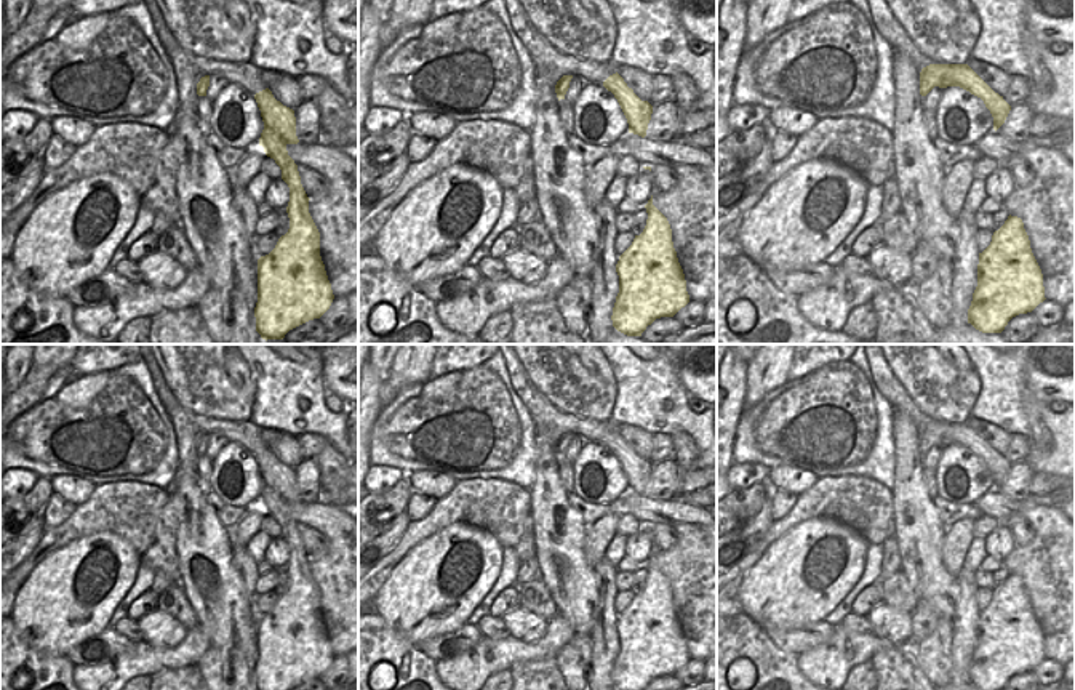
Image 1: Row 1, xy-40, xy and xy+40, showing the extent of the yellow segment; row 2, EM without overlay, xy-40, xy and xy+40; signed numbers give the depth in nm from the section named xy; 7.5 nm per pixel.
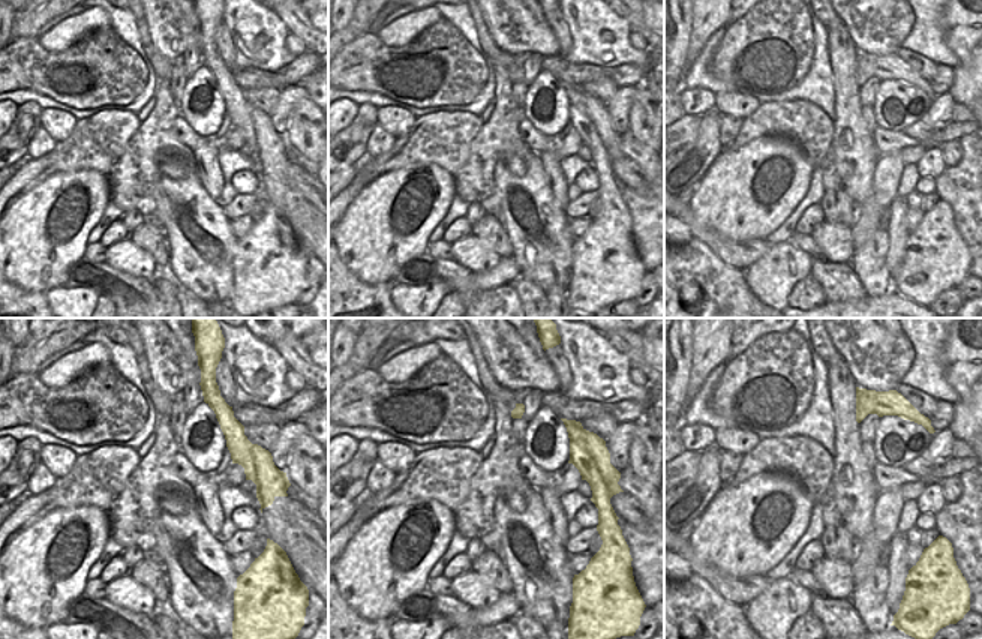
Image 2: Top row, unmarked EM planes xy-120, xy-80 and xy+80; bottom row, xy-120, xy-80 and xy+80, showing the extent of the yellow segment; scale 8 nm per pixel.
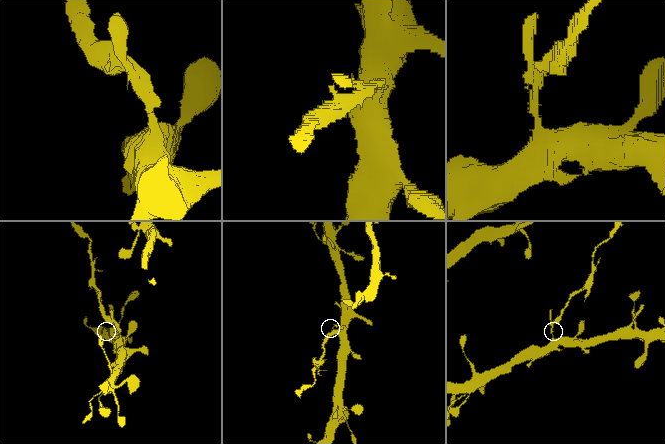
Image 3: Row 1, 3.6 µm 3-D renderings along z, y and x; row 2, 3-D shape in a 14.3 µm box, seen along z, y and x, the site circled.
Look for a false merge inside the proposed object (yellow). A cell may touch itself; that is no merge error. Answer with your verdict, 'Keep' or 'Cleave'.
Cleave

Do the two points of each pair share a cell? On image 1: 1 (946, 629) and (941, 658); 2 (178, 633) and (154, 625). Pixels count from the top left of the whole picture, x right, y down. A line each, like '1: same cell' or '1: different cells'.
1: same cell
2: same cell

